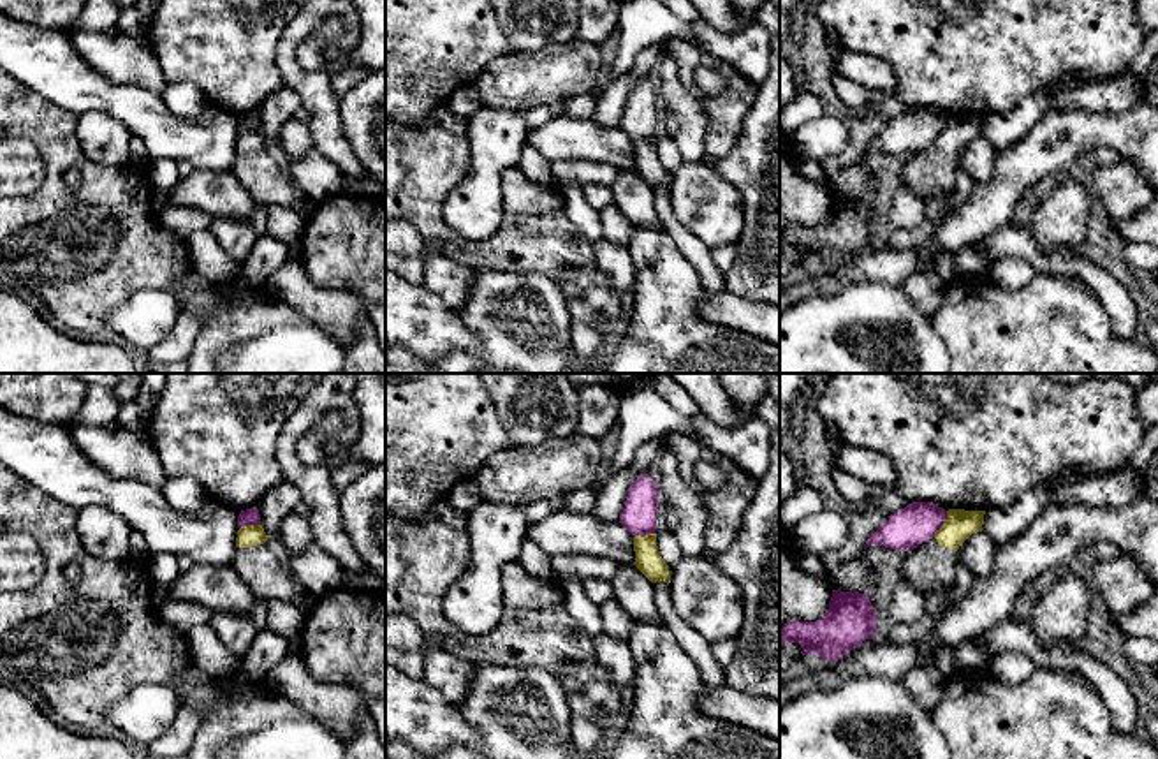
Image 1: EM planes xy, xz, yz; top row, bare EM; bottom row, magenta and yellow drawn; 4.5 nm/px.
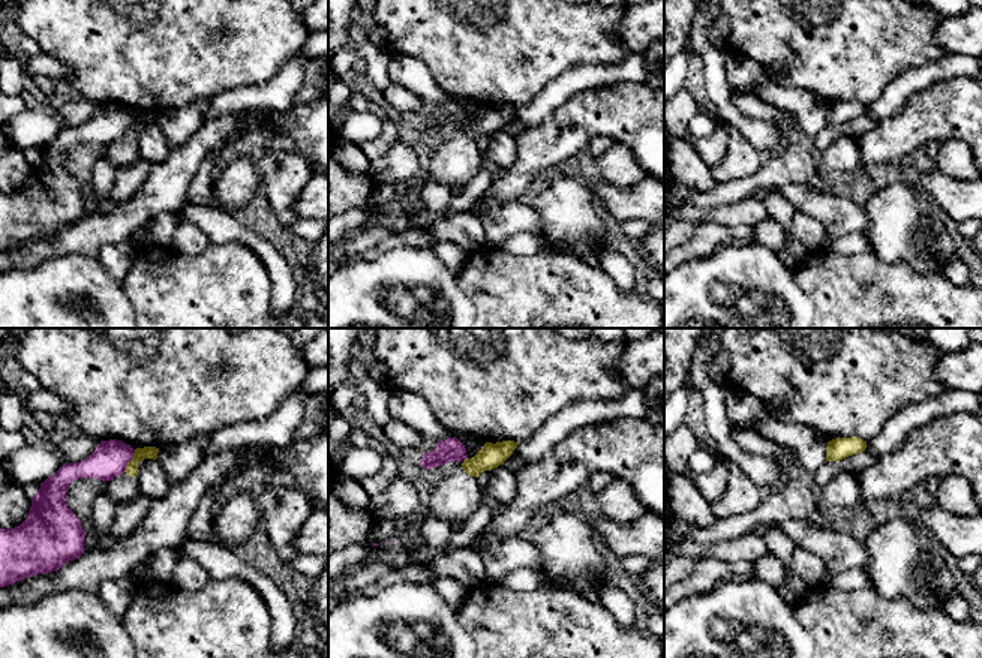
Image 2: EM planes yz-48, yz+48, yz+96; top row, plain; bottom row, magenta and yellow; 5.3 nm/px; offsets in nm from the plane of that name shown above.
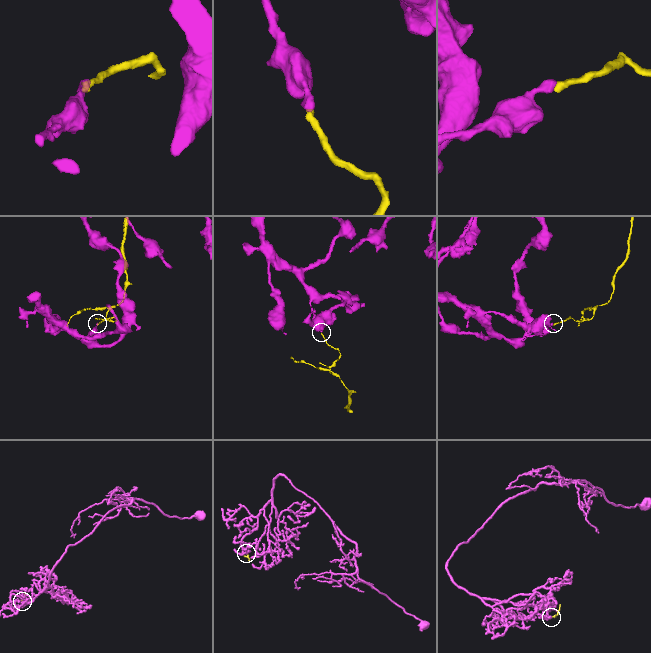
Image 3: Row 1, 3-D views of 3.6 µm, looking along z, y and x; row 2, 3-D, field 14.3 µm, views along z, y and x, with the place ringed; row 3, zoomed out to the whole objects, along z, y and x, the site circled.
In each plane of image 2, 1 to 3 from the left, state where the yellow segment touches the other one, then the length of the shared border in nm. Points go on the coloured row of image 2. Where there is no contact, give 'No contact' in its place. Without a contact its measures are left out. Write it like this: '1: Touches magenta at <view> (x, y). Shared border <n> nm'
1: Touches magenta at yz-48 (129, 460). Shared border 120 nm
2: No contact
3: No contact

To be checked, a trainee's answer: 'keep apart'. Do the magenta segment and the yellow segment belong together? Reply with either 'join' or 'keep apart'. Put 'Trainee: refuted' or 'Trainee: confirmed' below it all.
keep apart
Trainee: confirmed

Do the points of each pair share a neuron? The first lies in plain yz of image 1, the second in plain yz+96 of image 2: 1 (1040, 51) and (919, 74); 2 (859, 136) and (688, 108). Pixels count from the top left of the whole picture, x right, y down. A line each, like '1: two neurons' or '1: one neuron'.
1: two neurons
2: one neuron

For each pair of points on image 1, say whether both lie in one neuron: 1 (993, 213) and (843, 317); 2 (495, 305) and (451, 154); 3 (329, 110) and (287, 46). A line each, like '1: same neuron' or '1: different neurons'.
1: different neurons
2: different neurons
3: same neuron

